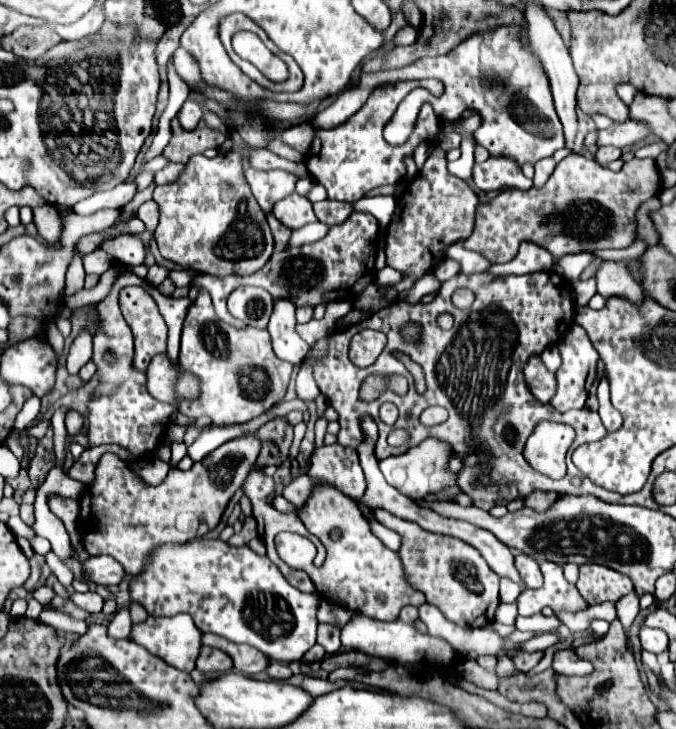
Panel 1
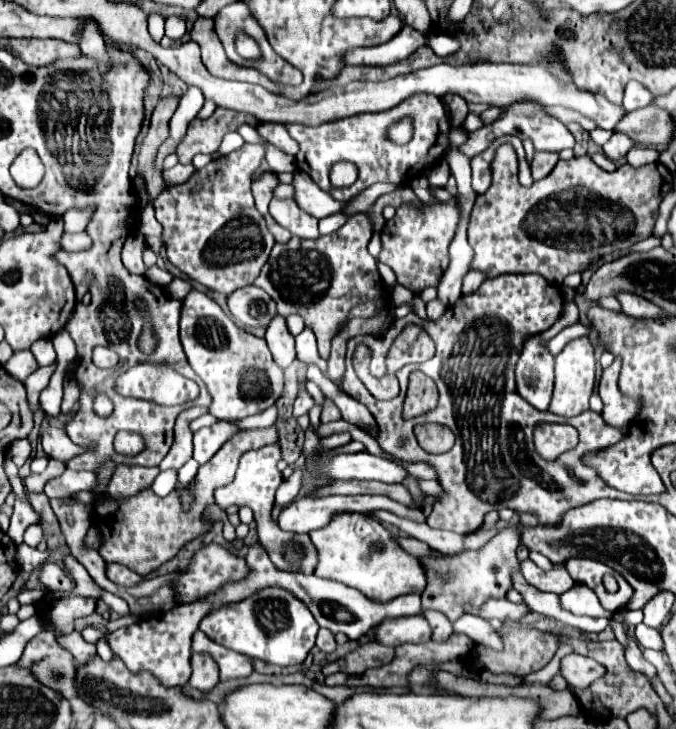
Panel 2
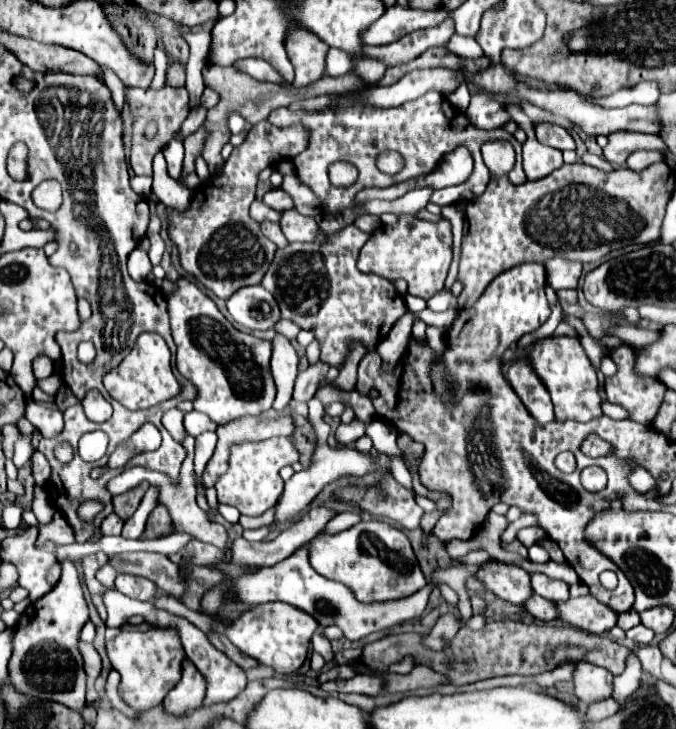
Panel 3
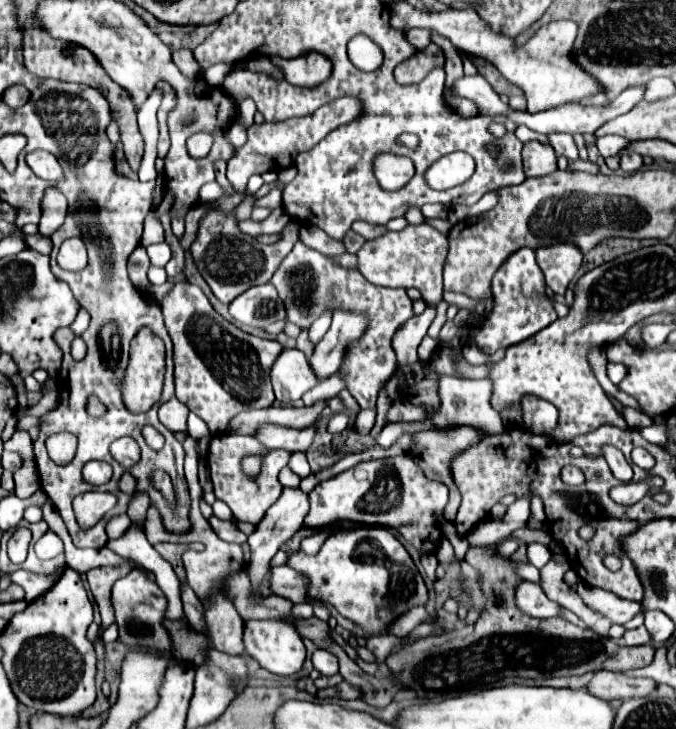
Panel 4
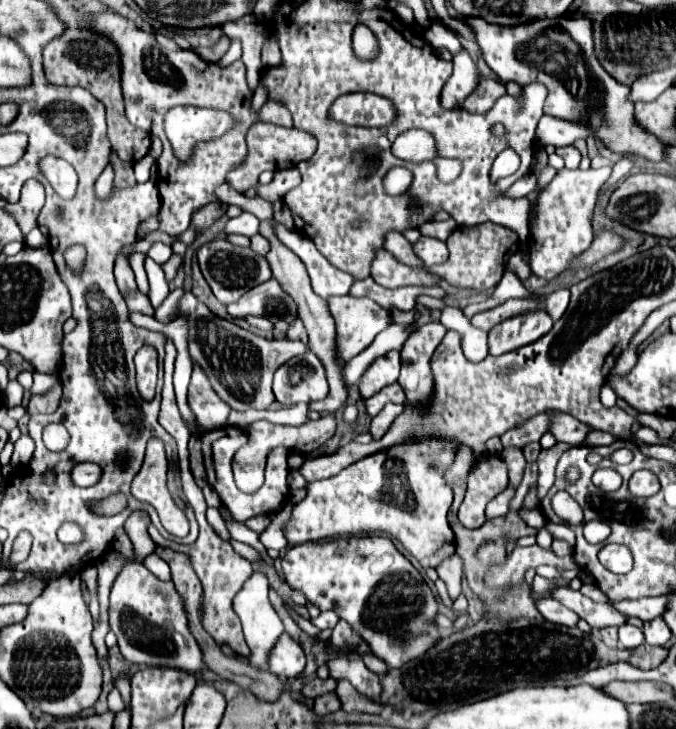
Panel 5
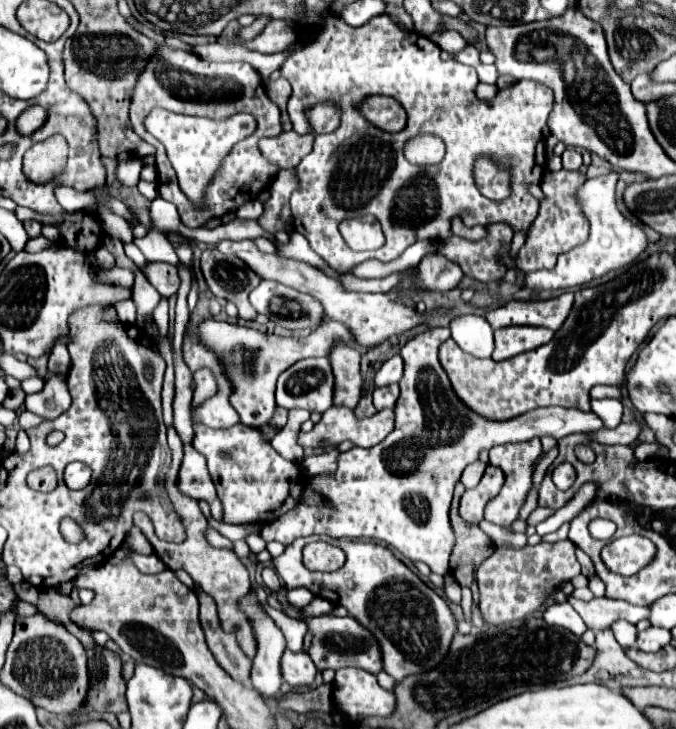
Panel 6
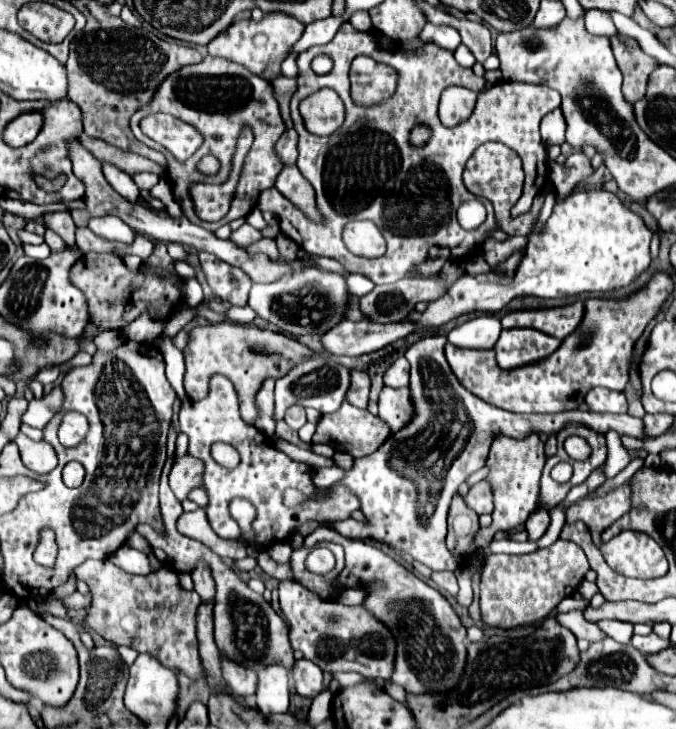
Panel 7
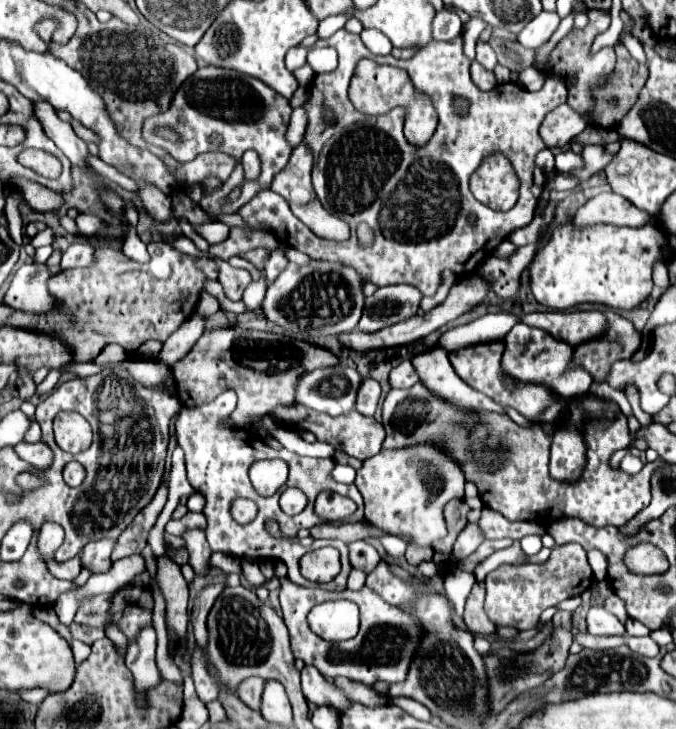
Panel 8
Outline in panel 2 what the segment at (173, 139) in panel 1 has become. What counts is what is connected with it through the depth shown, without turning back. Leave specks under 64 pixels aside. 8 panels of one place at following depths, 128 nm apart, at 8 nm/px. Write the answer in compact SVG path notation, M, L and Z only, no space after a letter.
M216 108L212 116L207 119L195 118L188 127L186 138L180 142L176 154L180 164L190 164L198 152L214 154L224 138L226 132L236 130L242 124L242 116L252 119L251 125L256 125L256 119L250 114L244 114L226 108Z

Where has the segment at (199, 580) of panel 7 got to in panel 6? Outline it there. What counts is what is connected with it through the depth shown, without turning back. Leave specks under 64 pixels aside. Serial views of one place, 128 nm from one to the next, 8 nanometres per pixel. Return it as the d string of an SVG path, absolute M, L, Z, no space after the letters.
M198 586L198 598L200 598L200 624L204 628L206 644L208 644L210 652L214 654L216 662L234 680L248 684L252 660L248 660L248 656L244 656L244 652L240 650L240 646L236 644L236 638L232 634L226 634L220 630L216 604L200 586Z

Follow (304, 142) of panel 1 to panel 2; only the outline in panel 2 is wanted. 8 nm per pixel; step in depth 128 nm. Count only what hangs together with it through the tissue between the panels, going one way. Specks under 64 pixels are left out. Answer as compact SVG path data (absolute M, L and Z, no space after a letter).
M266 122L266 124L260 124L260 126L258 126L258 132L260 132L268 142L272 142L272 144L278 146L280 150L284 150L286 154L292 154L292 156L298 154L298 144L296 144L296 140L292 140L292 136L288 134L288 130L286 130L284 124Z

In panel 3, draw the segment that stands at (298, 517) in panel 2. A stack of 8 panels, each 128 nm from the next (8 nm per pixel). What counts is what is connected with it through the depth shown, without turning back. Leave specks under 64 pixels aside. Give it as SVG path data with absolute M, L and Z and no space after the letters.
M316 506L316 508L308 508L306 514L302 514L300 518L292 520L292 524L288 524L288 528L284 528L274 540L270 542L260 542L260 544L252 544L248 540L234 538L230 542L230 550L232 550L232 562L242 566L242 568L262 568L262 566L274 566L280 560L292 556L292 552L296 552L296 548L300 548L300 544L306 544L308 540L312 540L316 534L320 534L324 530L324 524L328 524L328 520L332 520L332 516L336 516L338 512L334 508L326 508L326 506Z

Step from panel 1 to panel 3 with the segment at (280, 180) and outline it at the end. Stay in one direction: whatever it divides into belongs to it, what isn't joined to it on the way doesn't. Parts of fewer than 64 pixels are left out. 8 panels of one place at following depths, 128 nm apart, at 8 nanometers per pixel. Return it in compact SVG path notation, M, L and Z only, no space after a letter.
M254 200L252 206L250 206L250 216L256 220L256 222L264 222L264 220L272 220L272 222L278 222L280 220L280 214L276 210L272 210L270 206L266 206L262 200Z

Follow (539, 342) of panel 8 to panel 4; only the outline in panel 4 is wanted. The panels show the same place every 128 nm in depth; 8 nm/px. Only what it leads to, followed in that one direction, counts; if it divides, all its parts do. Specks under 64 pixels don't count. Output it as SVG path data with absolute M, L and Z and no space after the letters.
M530 248L514 252L502 264L502 268L496 272L492 280L492 298L494 302L490 316L484 318L480 324L468 326L468 340L476 340L476 344L480 344L480 350L484 354L494 354L500 348L518 344L534 336L536 332L540 332L558 318L552 300L546 296L544 274L540 272L540 266L536 264L536 254Z

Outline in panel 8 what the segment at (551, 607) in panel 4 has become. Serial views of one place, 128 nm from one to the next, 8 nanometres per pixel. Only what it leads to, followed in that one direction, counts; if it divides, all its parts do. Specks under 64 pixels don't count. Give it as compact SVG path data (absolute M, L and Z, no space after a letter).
M578 632L576 642L590 650L608 650L608 648L620 646L624 640L620 636L592 636L588 632Z

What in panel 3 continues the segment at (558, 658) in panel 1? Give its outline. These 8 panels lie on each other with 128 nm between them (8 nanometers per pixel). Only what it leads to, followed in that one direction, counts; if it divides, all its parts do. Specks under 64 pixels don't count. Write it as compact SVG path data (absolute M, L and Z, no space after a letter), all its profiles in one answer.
M580 660L576 662L572 676L574 694L584 704L592 704L612 696L612 674L606 668Z

